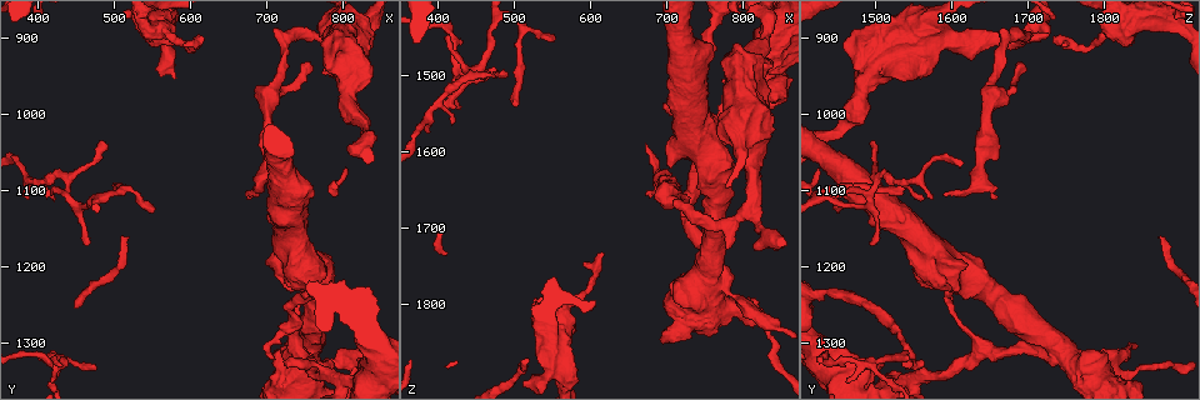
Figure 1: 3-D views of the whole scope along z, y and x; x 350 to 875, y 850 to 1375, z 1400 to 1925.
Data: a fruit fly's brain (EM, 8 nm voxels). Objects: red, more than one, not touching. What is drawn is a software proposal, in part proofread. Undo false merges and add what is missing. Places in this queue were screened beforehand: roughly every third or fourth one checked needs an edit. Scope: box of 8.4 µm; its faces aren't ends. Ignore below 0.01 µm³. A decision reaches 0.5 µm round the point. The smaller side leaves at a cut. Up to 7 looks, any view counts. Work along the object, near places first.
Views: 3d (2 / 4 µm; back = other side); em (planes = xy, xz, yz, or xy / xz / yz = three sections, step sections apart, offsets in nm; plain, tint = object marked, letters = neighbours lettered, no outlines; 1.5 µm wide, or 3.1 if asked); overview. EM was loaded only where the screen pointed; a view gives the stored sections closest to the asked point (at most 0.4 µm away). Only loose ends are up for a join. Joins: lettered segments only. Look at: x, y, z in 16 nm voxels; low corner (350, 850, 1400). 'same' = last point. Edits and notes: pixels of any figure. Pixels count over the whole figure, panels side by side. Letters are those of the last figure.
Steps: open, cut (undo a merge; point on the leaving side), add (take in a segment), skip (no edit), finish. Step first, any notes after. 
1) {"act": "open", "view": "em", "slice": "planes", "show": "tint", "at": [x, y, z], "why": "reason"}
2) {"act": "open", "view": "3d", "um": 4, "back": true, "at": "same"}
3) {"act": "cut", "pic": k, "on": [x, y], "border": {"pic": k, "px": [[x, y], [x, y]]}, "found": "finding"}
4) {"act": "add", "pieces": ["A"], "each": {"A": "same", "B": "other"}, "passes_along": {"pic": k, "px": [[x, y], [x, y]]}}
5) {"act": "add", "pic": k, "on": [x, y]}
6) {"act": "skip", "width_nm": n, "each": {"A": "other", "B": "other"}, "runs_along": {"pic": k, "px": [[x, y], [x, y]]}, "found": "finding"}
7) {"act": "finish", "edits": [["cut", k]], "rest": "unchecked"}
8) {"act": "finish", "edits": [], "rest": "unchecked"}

{"act": "open", "view": "em", "slice": "planes", "show": "tint", "at": [815, 1335, 1800], "why": "small branch off a trunk"}

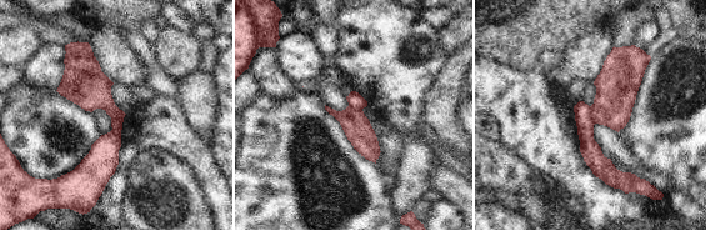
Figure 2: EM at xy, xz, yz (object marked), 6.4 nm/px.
{"act": "open", "view": "em", "slice": "planes", "show": "letters", "at": "same"}

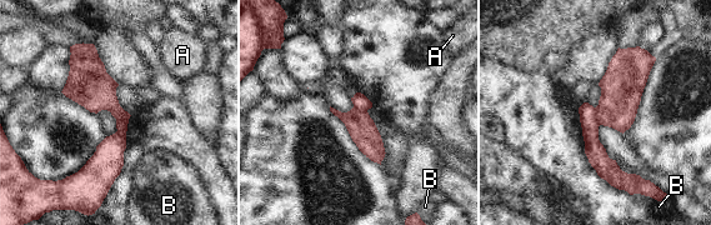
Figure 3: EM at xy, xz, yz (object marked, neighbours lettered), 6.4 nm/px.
{"act": "cut", "pic": 3, "on": [595, 151], "longest_contact_nm": ["B", 180], "each": {"A": "other", "B": "other"}, "found": "two neurons meet here"}

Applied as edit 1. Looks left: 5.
{"act": "open", "view": "overview"}

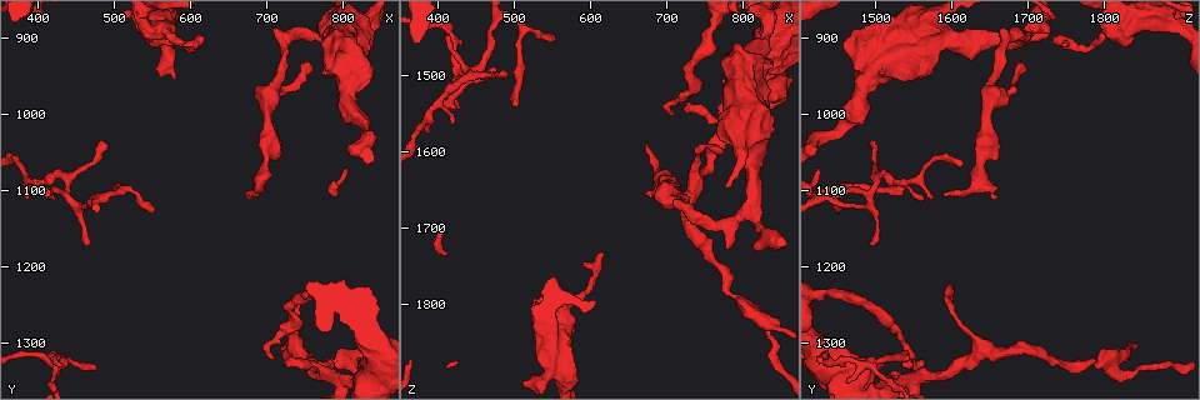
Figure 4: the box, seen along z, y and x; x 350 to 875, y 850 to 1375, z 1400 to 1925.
{"act": "open", "view": "3d", "um": 4, "at": [720, 1325, 1545], "why": "an open end"}

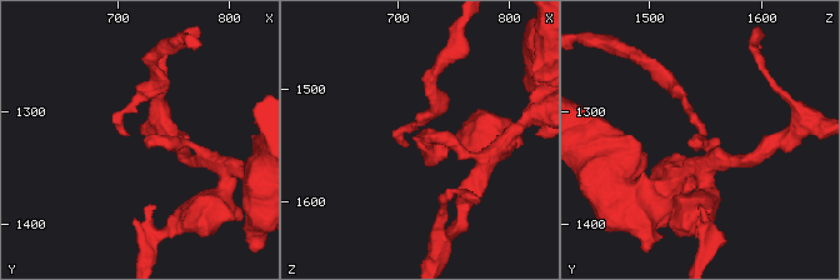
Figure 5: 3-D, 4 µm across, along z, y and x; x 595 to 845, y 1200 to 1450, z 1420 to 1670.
{"act": "open", "view": "em", "slice": "planes", "show": "letters", "at": [724, 1326, 1544]}

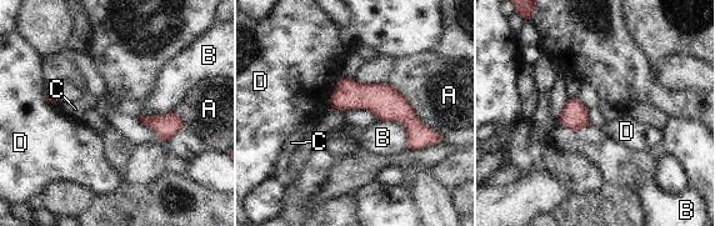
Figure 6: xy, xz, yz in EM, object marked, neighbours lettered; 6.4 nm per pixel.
{"act": "skip", "longest_contact_nm": ["A", 320], "each": {"A": "other", "B": "other", "C": "other", "D": "other"}, "border": {"pic": 6, "px": [[340, 76], [329, 103]]}, "found": "no lettered segment goes on from it"}

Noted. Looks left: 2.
{"act": "open", "view": "3d", "um": 2, "back": true, "at": [780, 890, 1725], "why": "free end"}

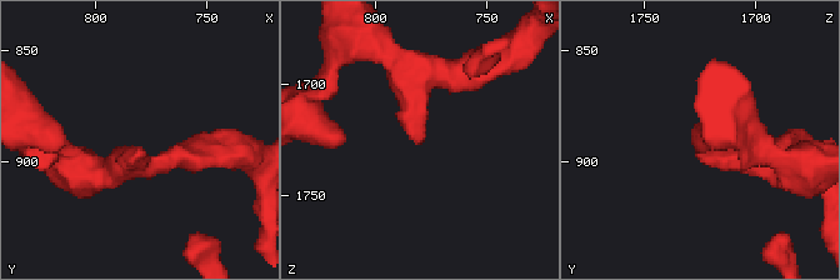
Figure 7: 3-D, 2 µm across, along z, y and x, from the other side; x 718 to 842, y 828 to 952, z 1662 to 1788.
{"act": "open", "view": "em", "slice": "xy", "step": 8, "show": "letters", "at": [780, 894, 1726]}

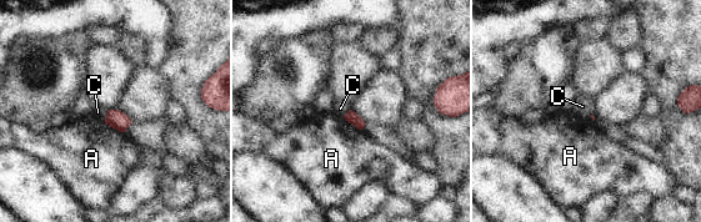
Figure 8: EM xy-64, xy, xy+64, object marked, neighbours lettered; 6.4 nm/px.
{"act": "skip", "each": {"A": "other", "C": "other"}, "border": {"pic": 8, "px": [[108, 111], [104, 120]]}, "found": "none of them fits"}

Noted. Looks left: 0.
{"act": "finish", "edits": [["cut", 3]], "rest": "unchecked"}

